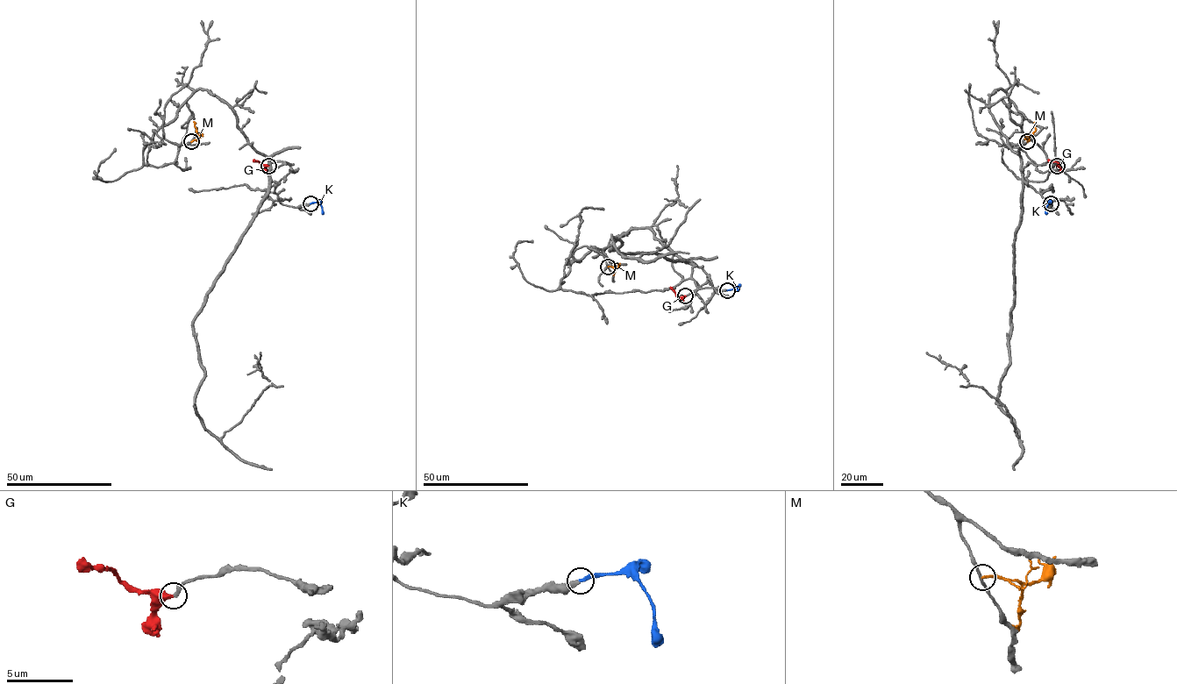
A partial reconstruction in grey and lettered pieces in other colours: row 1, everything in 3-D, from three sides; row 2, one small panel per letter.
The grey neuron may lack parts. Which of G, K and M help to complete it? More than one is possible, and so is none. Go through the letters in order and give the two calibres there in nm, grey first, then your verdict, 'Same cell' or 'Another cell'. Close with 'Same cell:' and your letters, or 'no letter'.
G: Thickness 280 nm (grey) against 440 nm. Same cell
K: Thickness 320 nm (grey) against 240 nm. Same cell
M: Thickness 190 nm (grey) against 190 nm. Another cell
Same cell: G, K

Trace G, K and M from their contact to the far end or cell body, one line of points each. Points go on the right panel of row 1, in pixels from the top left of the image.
G: (1057, 166), (1059, 164), (1047, 160)
K: (1051, 203), (1046, 209), (1046, 214)
M: (1027, 142), (1035, 130), (1034, 122)

